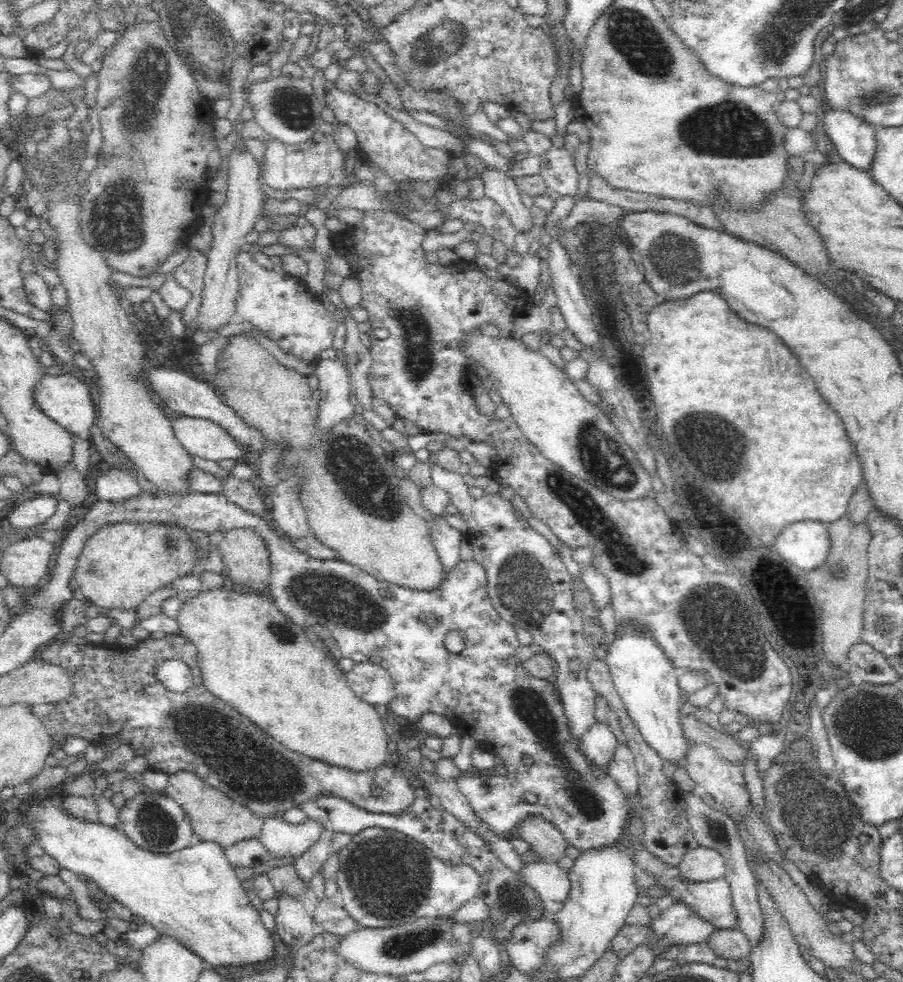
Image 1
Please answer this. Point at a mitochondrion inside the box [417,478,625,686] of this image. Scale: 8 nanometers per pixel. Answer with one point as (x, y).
(525, 589)

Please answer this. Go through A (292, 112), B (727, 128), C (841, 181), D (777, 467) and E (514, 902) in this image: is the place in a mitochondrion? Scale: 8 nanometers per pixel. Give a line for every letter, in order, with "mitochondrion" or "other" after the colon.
A: mitochondrion
B: mitochondrion
C: other
D: other
E: mitochondrion

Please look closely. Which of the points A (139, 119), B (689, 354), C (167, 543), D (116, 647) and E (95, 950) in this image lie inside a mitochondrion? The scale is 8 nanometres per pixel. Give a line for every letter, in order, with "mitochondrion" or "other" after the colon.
A: mitochondrion
B: other
C: mitochondrion
D: other
E: other

